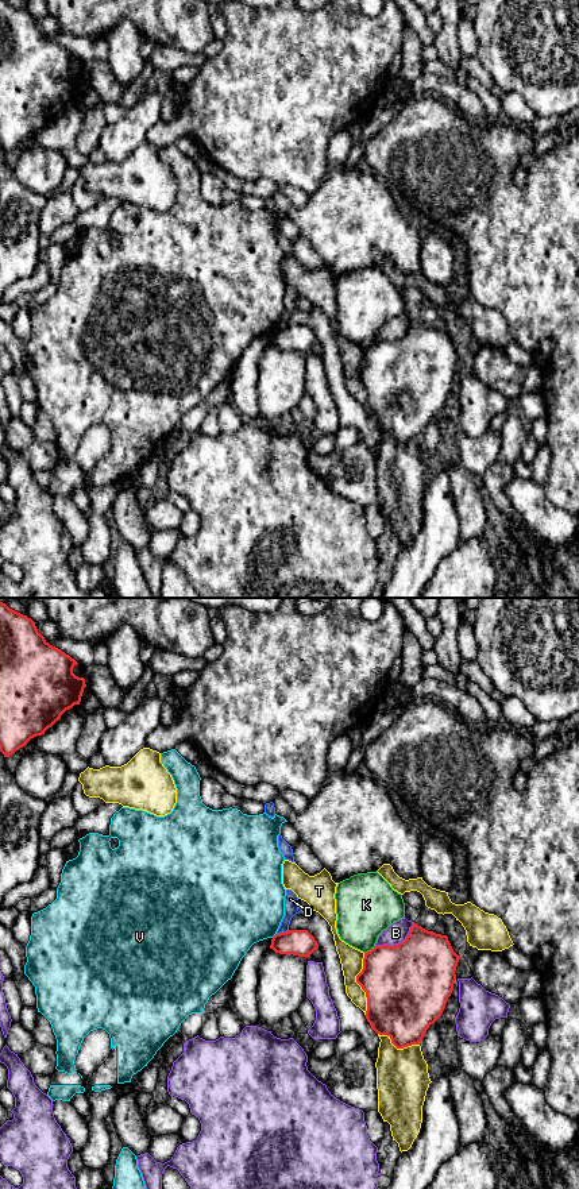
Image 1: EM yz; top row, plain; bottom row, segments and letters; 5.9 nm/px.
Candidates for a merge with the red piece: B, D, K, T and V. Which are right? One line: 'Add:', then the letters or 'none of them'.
Add: none of them

